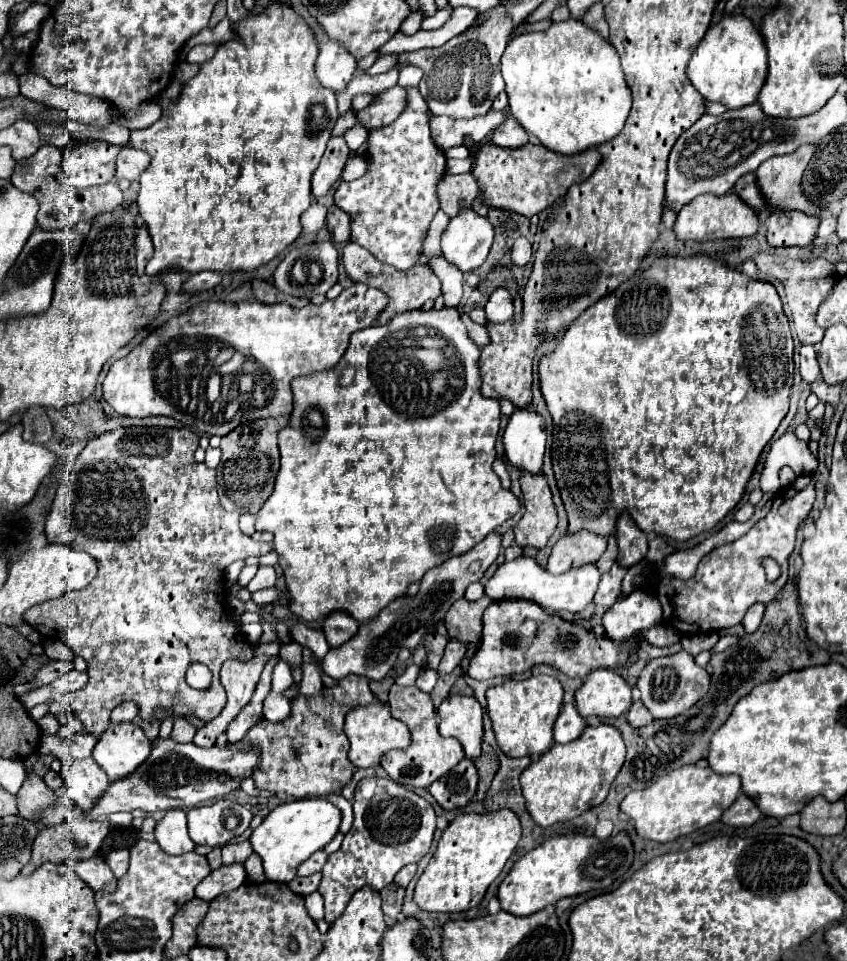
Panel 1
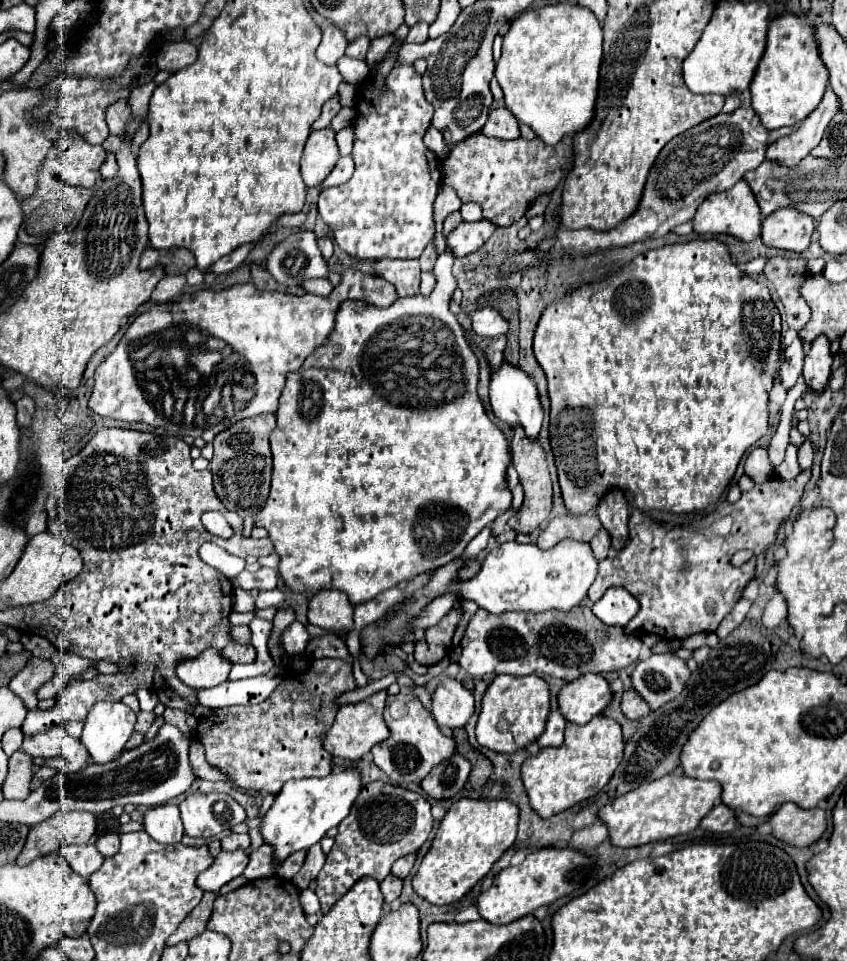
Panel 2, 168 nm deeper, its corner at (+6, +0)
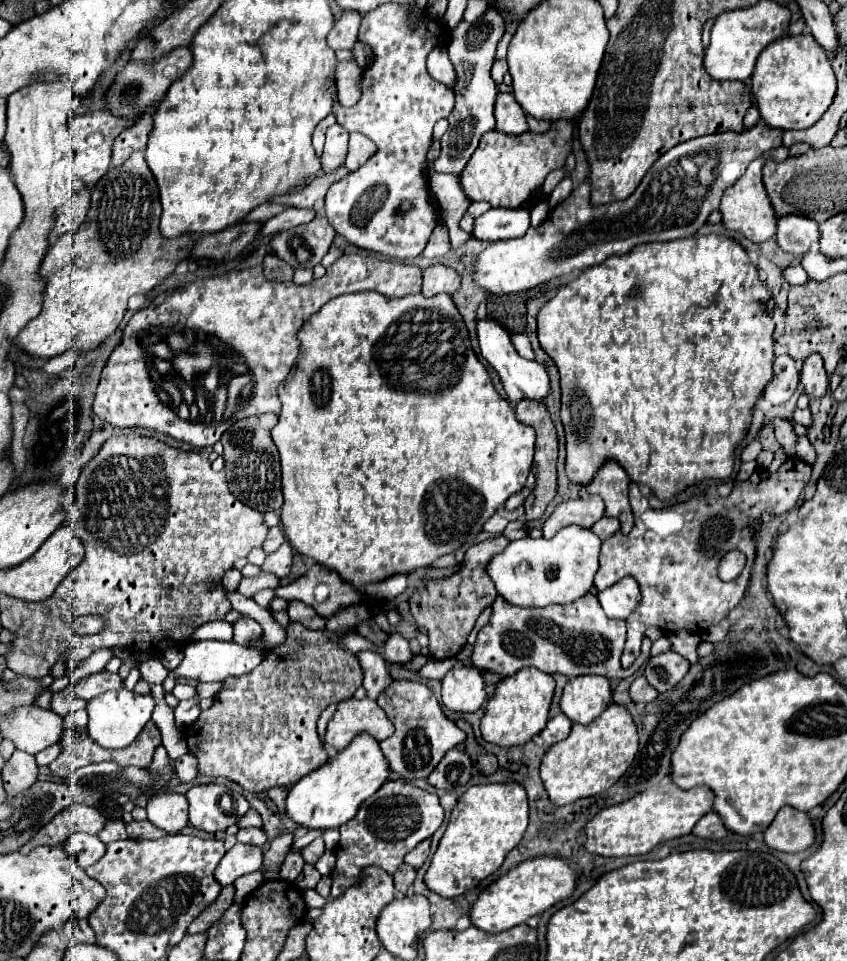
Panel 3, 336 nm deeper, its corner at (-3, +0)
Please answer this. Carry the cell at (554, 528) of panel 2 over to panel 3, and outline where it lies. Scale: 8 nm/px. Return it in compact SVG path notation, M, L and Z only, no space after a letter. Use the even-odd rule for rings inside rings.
M582 495L574 501L560 503L554 513L544 523L544 539L552 539L556 531L568 525L578 525L584 529L590 529L596 519L604 517L604 501L598 495Z

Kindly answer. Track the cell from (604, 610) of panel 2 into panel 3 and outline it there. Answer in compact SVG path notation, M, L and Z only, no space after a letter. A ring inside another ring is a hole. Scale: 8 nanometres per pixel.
M632 577L620 579L612 587L598 593L598 601L610 619L628 619L640 605L640 589Z

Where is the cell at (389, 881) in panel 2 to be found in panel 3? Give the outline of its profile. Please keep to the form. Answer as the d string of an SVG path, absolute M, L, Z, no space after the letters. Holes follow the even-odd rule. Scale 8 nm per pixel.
M402 863L398 867L398 871L394 873L394 885L396 885L396 891L400 891L402 895L408 891L408 887L414 883L414 877L416 877L416 871L412 867L408 867L406 863Z

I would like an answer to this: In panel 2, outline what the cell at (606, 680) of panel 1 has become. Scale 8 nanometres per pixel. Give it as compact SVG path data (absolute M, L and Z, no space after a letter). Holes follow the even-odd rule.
M587 673L565 683L557 695L559 711L571 723L585 725L595 715L603 713L611 701L611 687L603 675Z

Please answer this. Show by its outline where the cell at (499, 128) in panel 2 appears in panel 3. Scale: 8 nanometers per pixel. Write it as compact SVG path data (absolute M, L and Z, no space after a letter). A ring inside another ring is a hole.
M498 93L494 115L496 115L496 131L500 133L522 135L528 131L526 113L510 93Z

